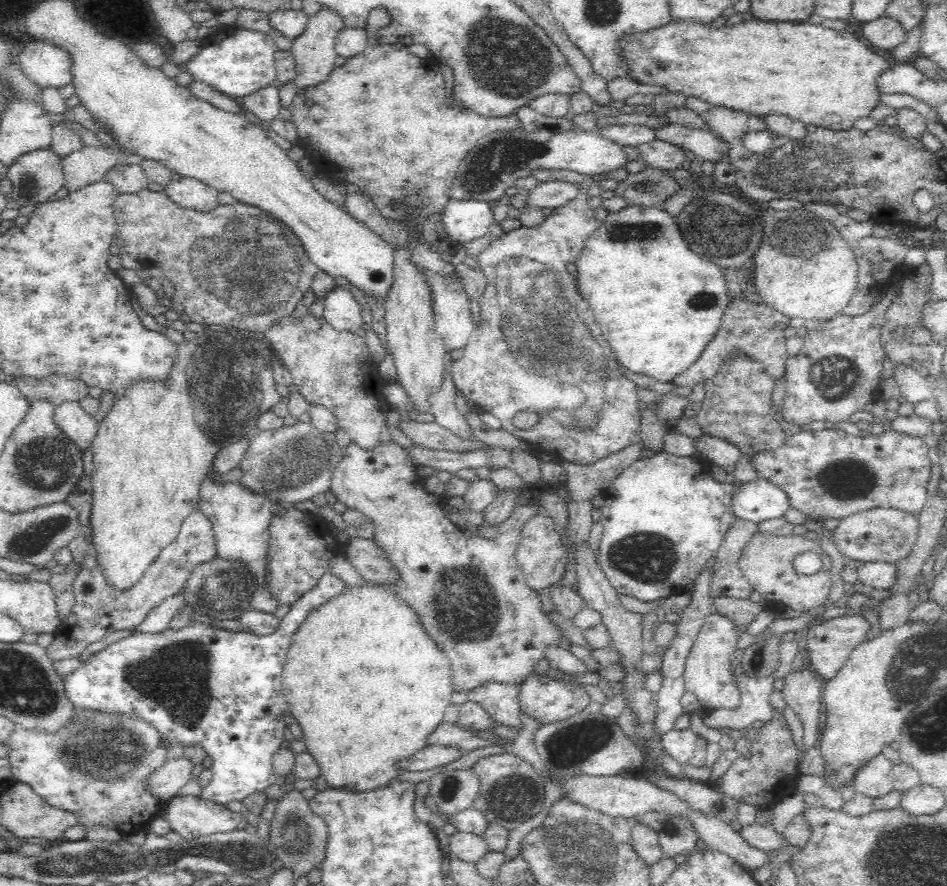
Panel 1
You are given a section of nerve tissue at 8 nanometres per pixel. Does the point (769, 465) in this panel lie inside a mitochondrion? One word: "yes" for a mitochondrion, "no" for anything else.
no

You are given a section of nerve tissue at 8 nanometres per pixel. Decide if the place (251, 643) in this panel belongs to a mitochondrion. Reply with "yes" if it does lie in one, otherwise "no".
no

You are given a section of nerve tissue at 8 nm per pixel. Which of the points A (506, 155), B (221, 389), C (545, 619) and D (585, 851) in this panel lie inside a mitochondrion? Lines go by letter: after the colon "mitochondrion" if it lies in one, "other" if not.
A: mitochondrion
B: mitochondrion
C: other
D: mitochondrion

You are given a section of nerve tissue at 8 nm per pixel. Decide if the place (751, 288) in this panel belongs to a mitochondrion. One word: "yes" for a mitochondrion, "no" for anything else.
no

